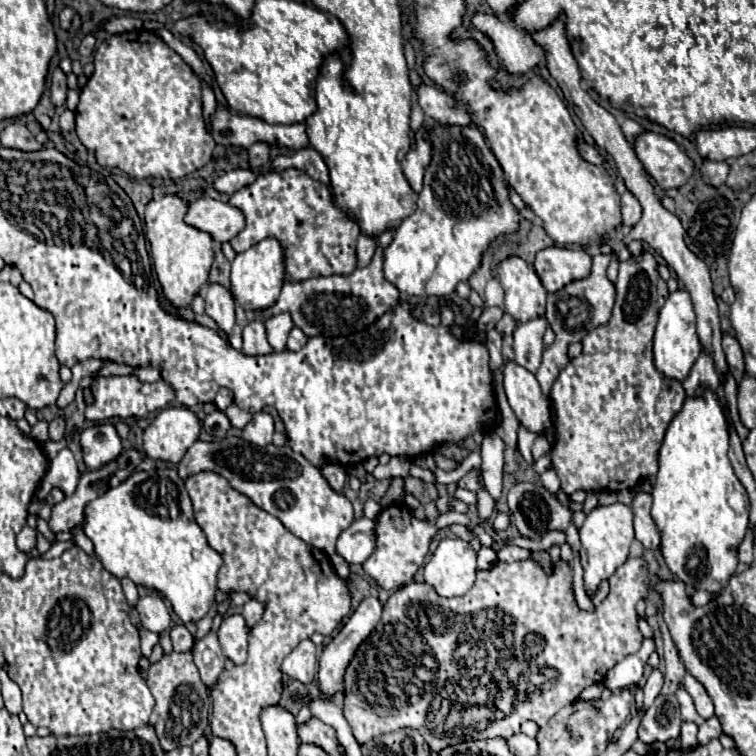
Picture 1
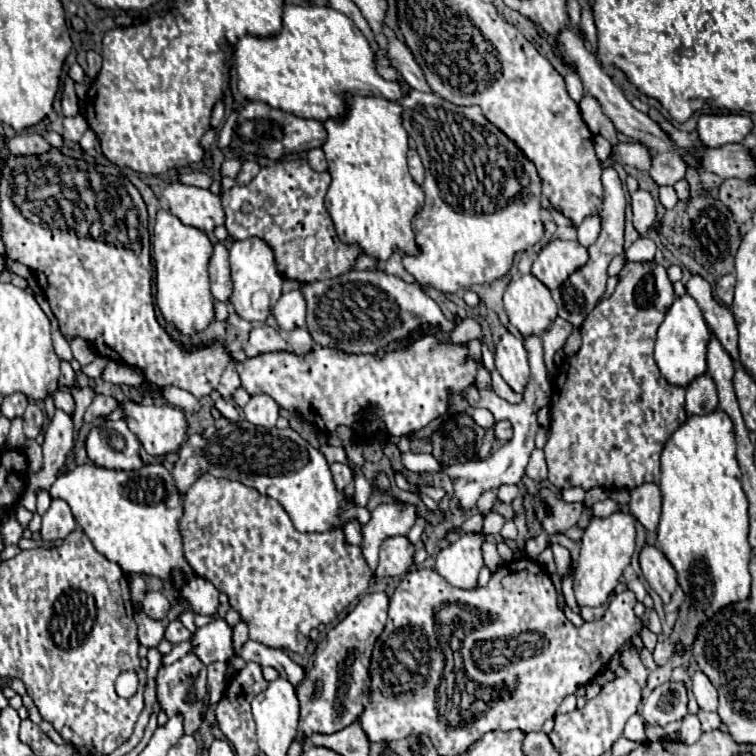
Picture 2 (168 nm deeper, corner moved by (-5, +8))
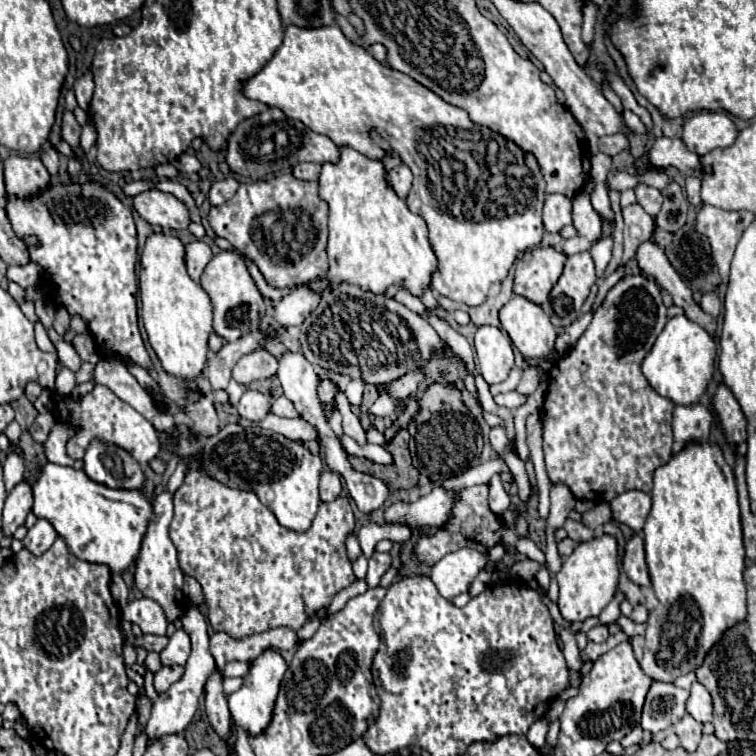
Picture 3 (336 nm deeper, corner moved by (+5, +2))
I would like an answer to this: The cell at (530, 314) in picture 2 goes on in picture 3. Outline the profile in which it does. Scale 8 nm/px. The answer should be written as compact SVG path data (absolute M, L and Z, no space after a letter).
M513 296L501 308L499 318L523 358L545 358L553 350L557 328L549 322L549 316L541 310L541 306L527 298Z

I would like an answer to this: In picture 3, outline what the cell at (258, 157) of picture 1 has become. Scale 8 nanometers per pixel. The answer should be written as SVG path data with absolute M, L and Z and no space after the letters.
M225 178L225 180L219 180L211 186L209 190L209 202L211 206L219 206L223 202L227 202L239 188L239 182L235 178Z

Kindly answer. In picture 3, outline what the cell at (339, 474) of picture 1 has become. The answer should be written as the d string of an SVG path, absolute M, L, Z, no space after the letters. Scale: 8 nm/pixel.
M331 470L323 472L323 474L321 474L321 484L319 484L321 502L331 502L331 500L335 500L341 492L343 492L343 486L341 486L339 474L333 474Z

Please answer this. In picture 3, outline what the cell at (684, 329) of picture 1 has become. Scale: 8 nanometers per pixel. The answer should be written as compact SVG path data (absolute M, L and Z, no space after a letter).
M675 316L667 322L653 350L645 358L643 374L663 398L669 398L673 404L691 406L701 400L713 378L715 352L717 348L711 334L707 334L699 324L691 322L687 316Z

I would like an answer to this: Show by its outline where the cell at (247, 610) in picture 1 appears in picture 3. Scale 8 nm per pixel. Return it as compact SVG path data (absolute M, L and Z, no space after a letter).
M213 672L209 682L205 684L205 708L207 708L207 720L213 726L215 734L227 742L231 738L231 726L229 726L229 708L227 708L227 696L223 694L223 676Z

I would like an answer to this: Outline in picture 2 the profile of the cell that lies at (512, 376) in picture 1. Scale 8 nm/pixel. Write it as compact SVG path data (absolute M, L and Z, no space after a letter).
M509 332L501 336L495 350L495 368L515 392L521 394L525 390L529 382L529 362L521 338L515 338Z

